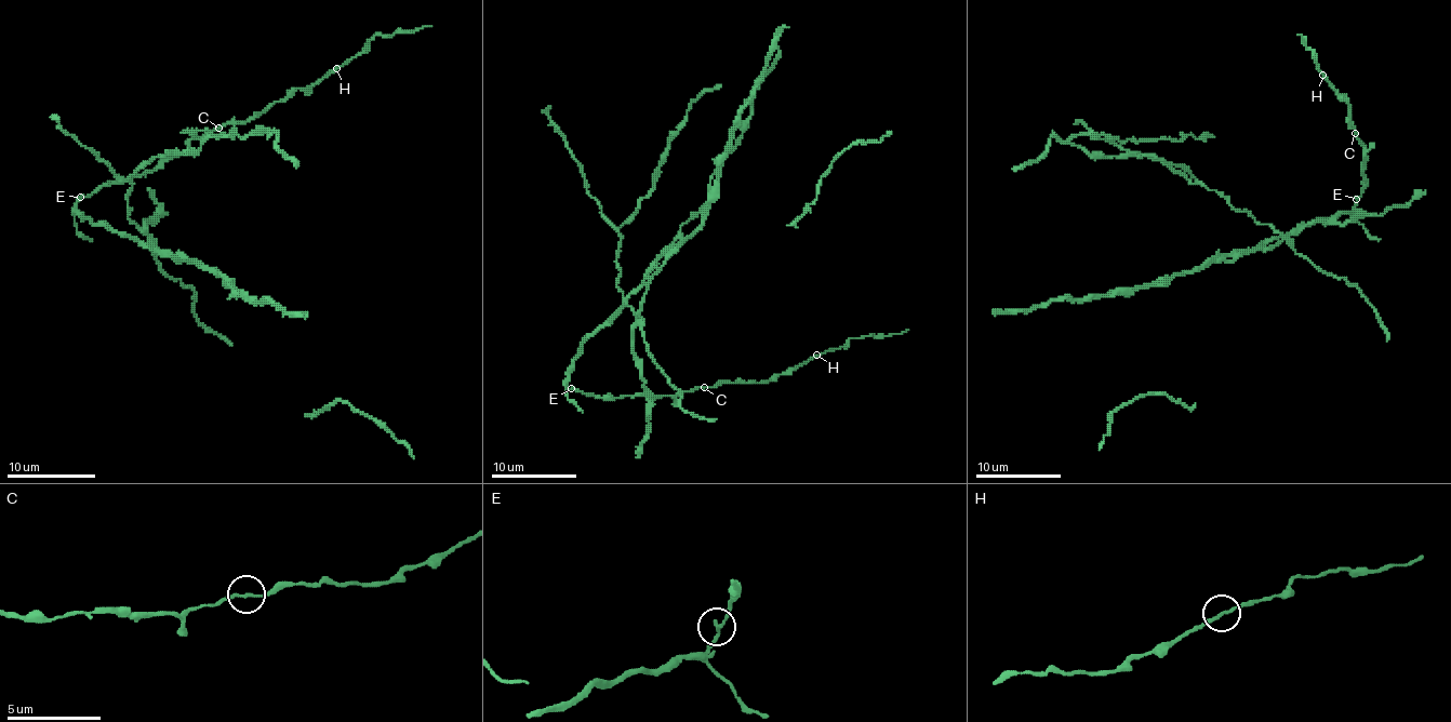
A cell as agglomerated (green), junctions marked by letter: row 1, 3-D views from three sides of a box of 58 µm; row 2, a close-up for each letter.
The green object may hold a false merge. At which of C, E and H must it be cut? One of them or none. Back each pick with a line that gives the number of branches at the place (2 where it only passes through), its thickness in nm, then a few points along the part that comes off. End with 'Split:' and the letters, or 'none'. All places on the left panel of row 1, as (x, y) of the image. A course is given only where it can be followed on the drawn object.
E: 2 branches meet; 170 nm thick
Split: E

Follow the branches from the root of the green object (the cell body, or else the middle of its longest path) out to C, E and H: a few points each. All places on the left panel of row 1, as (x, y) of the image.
C: (157, 250), (85, 218), (77, 203), (103, 186), (157, 170), (183, 155), (191, 139), (218, 128)
E: (157, 250), (143, 248), (132, 239), (85, 218), (77, 210), (77, 201), (81, 197)
H: (157, 250), (85, 218), (77, 203), (103, 186), (157, 170), (183, 155), (191, 139), (250, 121), (336, 68)

